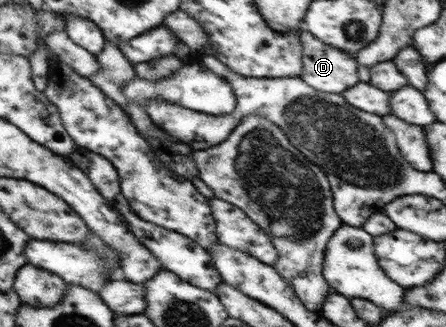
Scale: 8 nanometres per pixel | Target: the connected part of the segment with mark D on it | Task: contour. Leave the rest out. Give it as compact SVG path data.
M302 30L302 71L301 80L319 92L341 94L355 86L358 77L358 64L353 54L341 52Z

